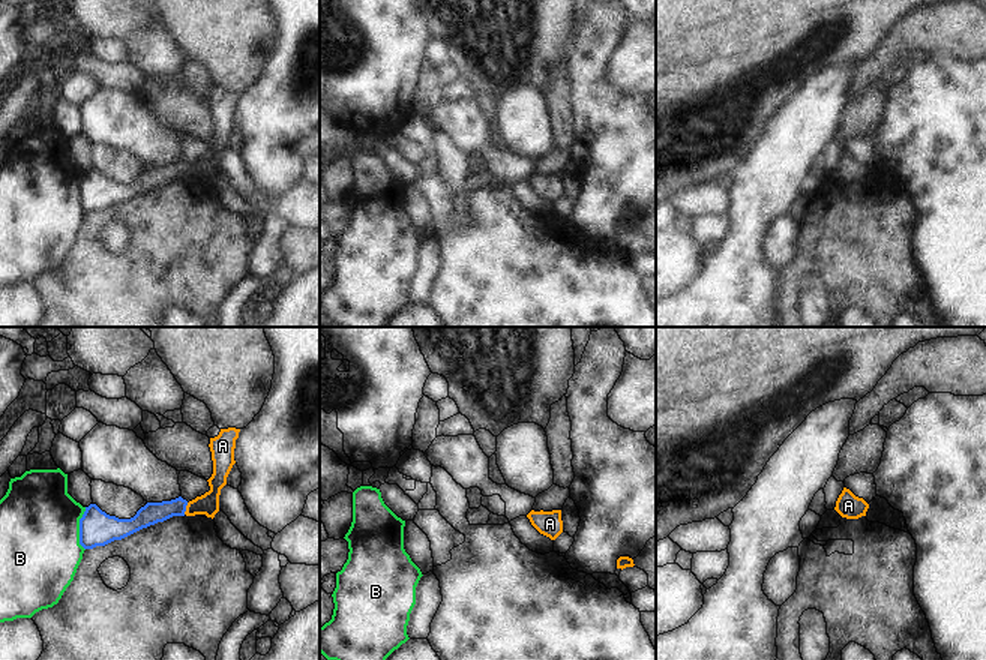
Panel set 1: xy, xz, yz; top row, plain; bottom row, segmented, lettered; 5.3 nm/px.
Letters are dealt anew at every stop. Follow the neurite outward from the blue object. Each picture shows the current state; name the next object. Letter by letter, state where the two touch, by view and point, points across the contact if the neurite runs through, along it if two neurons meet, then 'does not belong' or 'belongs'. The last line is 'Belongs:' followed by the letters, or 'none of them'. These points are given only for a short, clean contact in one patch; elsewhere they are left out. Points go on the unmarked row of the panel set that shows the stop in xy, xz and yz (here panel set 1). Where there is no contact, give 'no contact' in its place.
A: meets blue in xy at (185, 173); belongs
B: meets blue in xy at (80, 192); border along xy (86, 171), (80, 183), (80, 209), (84, 213); does not belong
Belongs: A

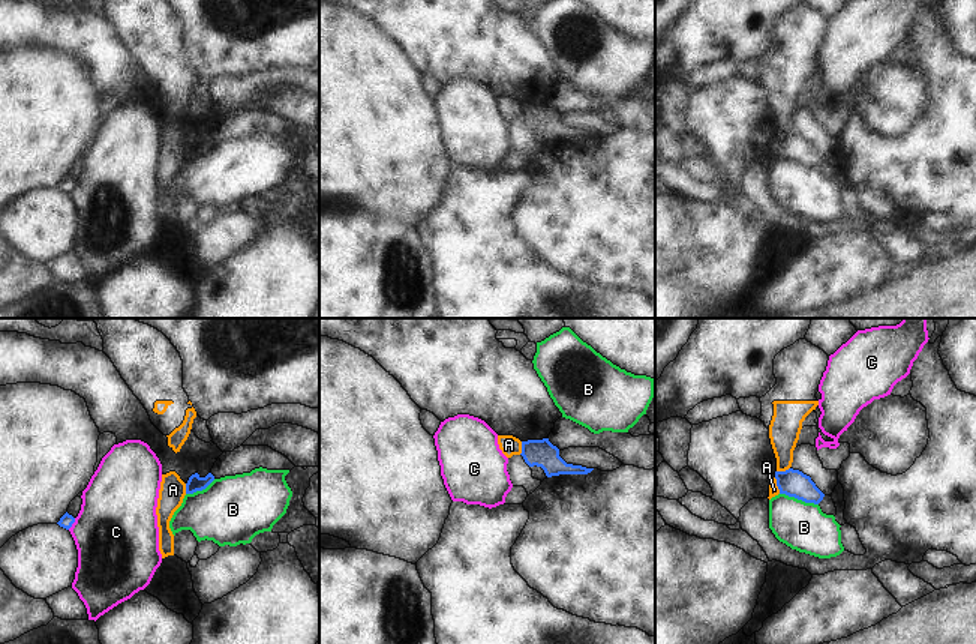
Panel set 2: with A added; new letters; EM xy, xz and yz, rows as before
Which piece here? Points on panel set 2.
A: meets blue in yz at (777, 149); border along yz (774, 141), (780, 156); does not belong
B: meets blue in yz at (799, 162); does not belong
C: meets blue in xy at (72, 186); does not belong
Belongs: none of them

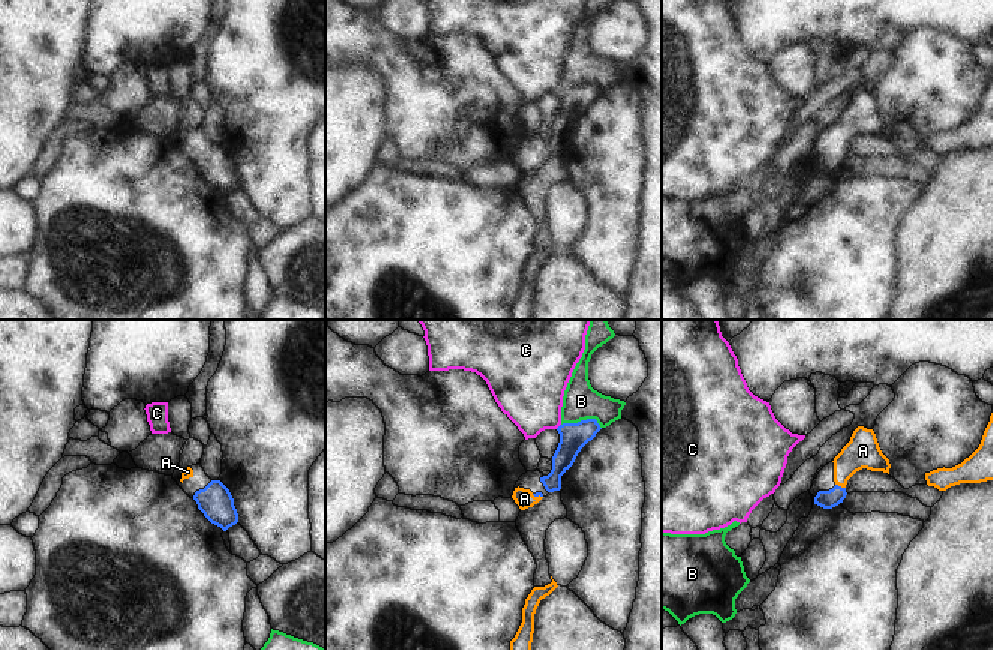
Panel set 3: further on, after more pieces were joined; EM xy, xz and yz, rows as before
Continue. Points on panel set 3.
A: meets blue in yz at (840, 150); runs through yz (830, 162), (840, 150), (843, 134), (863, 114); belongs
B: meets blue in xz at (582, 84); does not belong
C: meets blue in xz at (558, 90); does not belong
Belongs: A

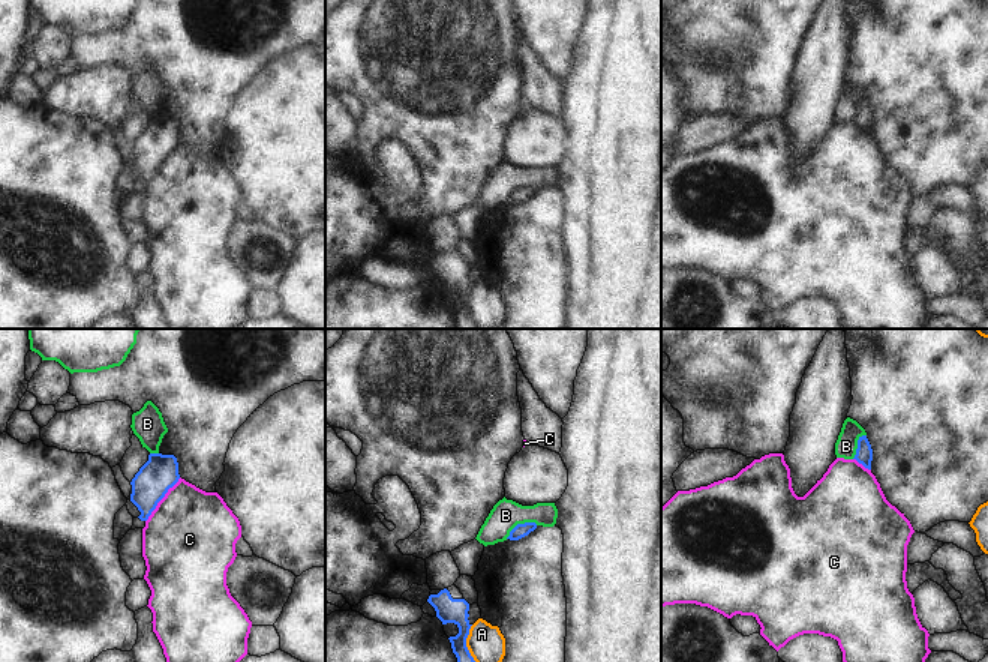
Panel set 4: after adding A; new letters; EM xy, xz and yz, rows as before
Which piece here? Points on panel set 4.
A: meets blue in xz at (465, 308); border along xz (471, 288), (467, 312), (477, 327); does not belong
B: meets blue in xz at (520, 188); does not belong
C: meets blue in xy at (161, 162); does not belong
Belongs: none of them

